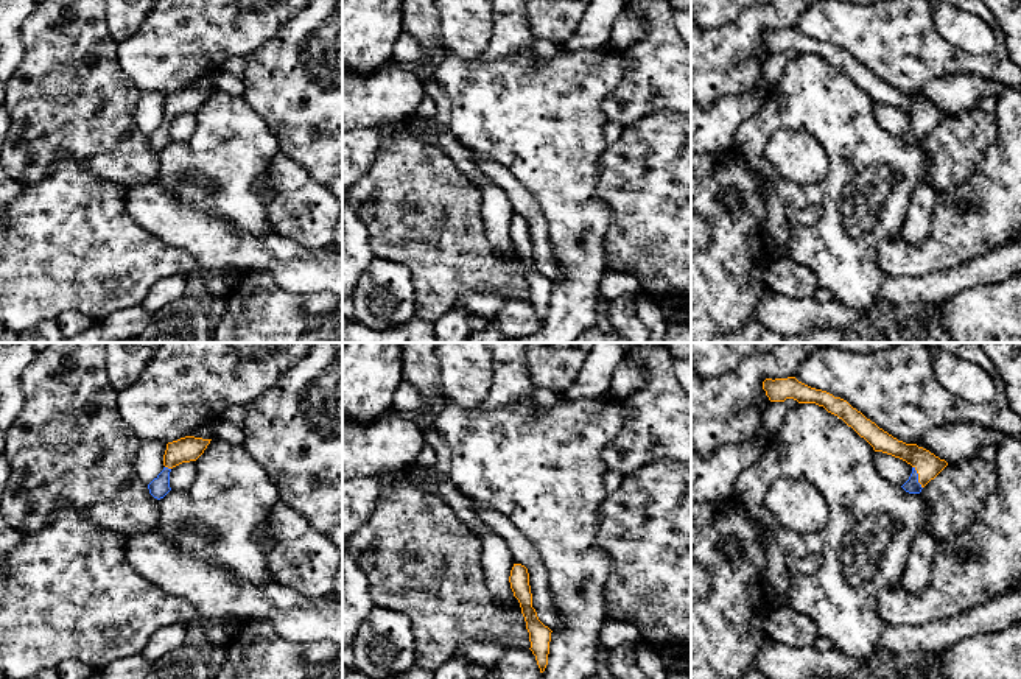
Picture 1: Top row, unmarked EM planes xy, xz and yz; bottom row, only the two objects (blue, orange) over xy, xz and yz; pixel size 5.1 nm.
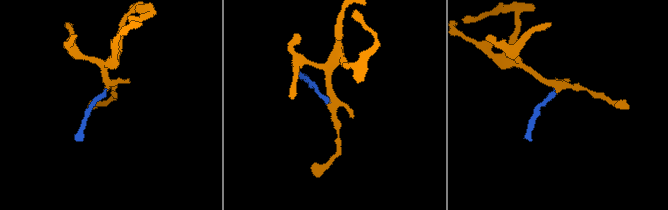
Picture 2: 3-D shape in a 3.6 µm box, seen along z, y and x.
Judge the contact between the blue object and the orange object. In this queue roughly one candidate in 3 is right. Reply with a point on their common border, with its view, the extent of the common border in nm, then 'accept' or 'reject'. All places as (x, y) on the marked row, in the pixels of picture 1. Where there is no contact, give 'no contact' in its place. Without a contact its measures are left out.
yz (917, 477) | 130 nm | accept

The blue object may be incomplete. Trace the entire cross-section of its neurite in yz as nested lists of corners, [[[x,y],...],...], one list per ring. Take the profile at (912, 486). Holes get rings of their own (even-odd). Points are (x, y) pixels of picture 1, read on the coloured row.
[[[795,377],[775,380],[766,378],[763,382],[763,389],[770,402],[794,399],[798,403],[816,403],[823,406],[828,413],[842,419],[864,438],[875,452],[892,455],[910,464],[912,473],[901,486],[909,494],[920,494],[921,489],[948,466],[945,459],[940,459],[929,450],[918,447],[917,444],[898,441],[867,419],[861,411],[853,408],[847,400],[834,397],[826,391],[811,388],[798,382]]]

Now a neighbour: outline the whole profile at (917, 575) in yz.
[[[929,533],[917,536],[912,542],[901,581],[906,590],[918,593],[929,587],[937,544],[939,540]]]

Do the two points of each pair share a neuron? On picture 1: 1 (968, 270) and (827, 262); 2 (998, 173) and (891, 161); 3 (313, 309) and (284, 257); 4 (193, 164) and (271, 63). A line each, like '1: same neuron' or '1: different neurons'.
1: different neurons
2: different neurons
3: different neurons
4: different neurons

